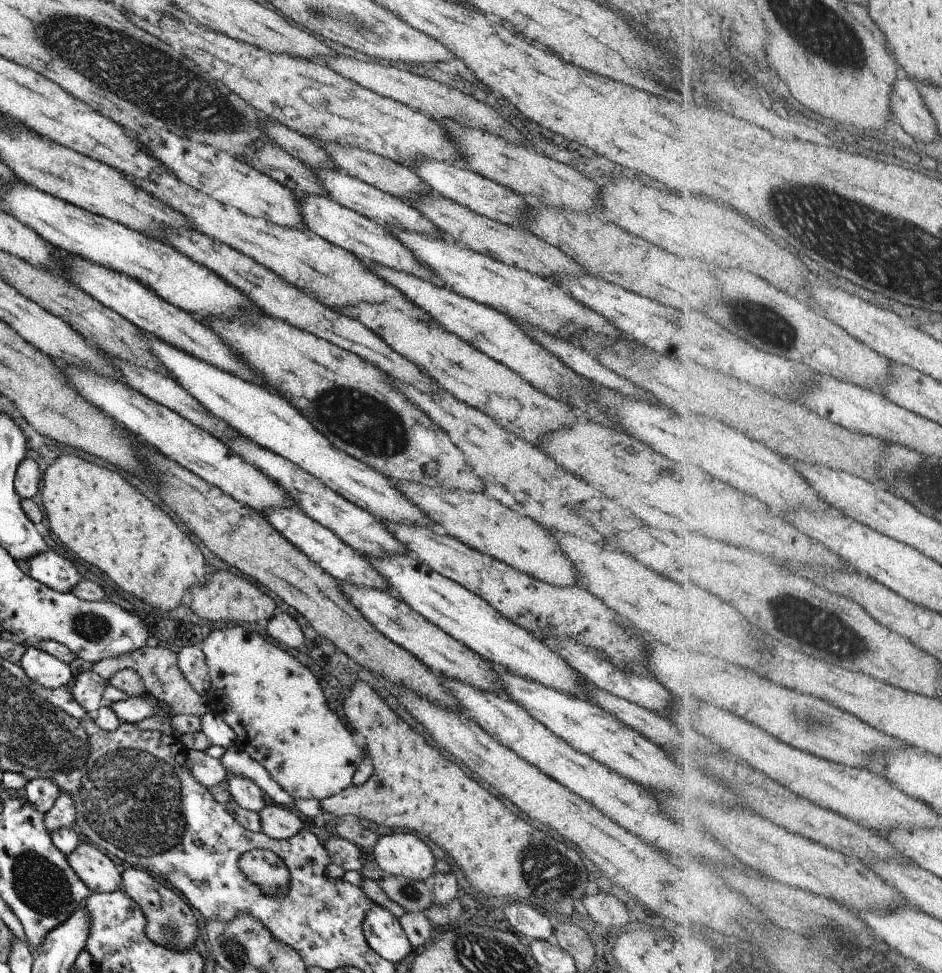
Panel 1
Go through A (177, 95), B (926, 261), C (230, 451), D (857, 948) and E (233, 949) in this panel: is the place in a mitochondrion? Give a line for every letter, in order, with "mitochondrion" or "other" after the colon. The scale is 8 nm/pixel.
A: mitochondrion
B: mitochondrion
C: other
D: mitochondrion
E: mitochondrion

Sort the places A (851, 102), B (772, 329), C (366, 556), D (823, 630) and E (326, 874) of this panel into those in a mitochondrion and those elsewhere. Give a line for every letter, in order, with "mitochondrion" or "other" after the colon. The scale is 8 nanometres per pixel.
A: other
B: mitochondrion
C: other
D: mitochondrion
E: other

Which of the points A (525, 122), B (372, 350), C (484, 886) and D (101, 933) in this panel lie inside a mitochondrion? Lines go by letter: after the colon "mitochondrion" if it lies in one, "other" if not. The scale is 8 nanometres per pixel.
A: other
B: other
C: other
D: other

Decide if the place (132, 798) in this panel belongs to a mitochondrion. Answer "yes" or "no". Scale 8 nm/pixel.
yes

